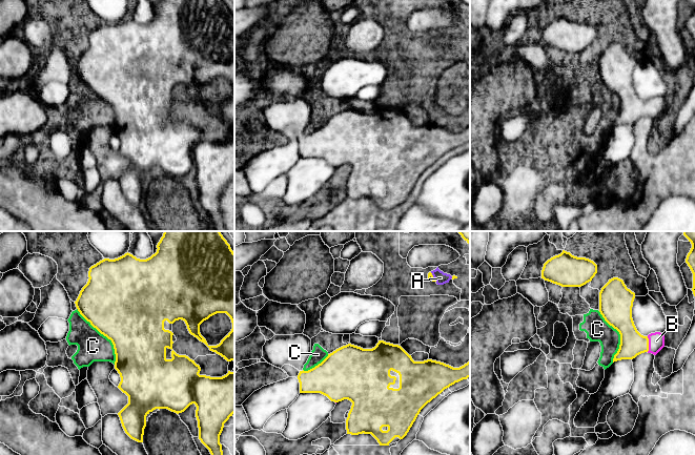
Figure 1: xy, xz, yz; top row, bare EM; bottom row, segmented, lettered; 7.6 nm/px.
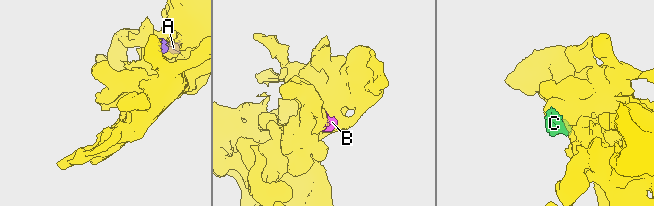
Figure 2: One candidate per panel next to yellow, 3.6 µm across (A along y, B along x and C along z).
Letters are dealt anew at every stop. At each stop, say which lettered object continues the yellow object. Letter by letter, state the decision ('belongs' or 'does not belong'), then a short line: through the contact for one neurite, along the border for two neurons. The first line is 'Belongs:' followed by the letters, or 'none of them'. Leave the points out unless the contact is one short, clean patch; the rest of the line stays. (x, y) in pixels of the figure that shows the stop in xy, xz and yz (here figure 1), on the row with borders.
Belongs: A, B
A: belongs
B: belongs; line yz (632, 343), (648, 344), (656, 340)
C: does not belong

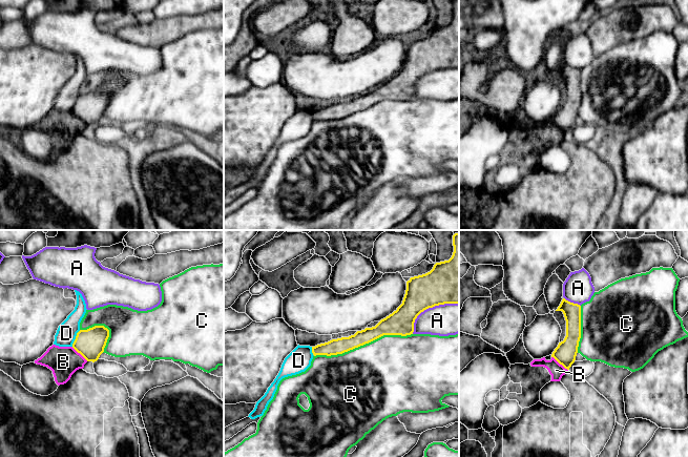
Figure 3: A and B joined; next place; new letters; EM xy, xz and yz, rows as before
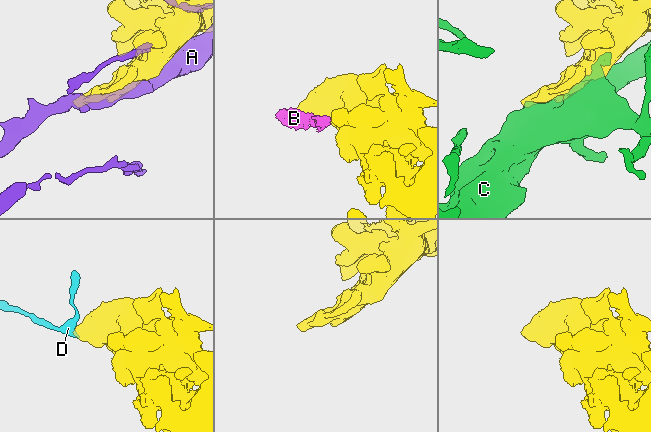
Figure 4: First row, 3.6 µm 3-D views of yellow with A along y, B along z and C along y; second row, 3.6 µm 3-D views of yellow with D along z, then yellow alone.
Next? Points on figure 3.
Belongs: none of them
A: does not belong
B: does not belong
C: does not belong
D: does not belong; line xy (80, 330), (71, 346)

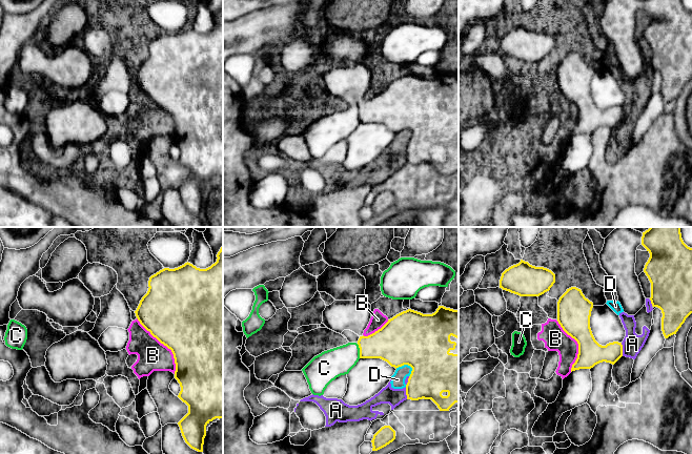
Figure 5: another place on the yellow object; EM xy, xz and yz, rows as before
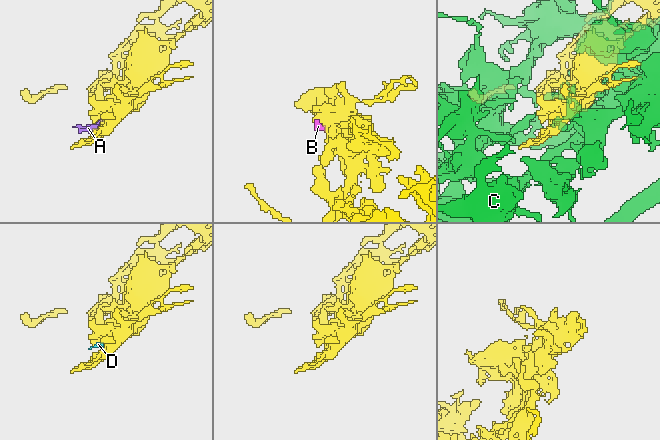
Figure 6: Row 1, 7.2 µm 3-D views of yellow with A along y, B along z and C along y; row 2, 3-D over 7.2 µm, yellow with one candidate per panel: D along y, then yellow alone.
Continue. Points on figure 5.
Belongs: none of them
A: does not belong
B: does not belong
C: does not belong
D: does not belong; line xz (395, 368), (408, 365), (412, 370)

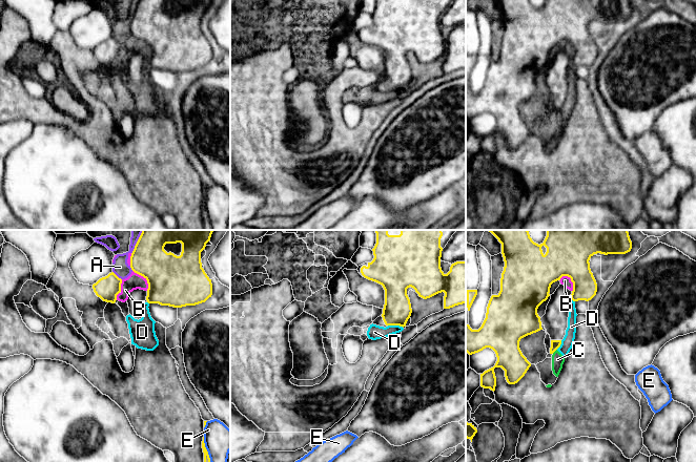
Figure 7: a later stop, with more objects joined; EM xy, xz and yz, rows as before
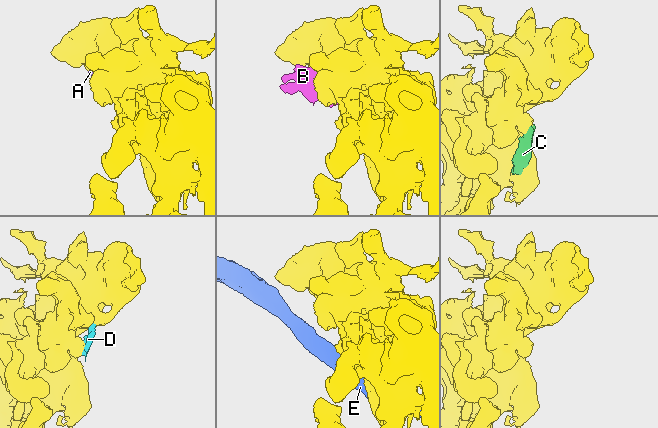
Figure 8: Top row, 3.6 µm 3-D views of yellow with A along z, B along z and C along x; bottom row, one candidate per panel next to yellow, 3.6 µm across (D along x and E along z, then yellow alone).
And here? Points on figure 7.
Belongs: none of them
A: does not belong; line xy (113, 271), (121, 279)
B: does not belong
C: does not belong
D: does not belong
E: does not belong

